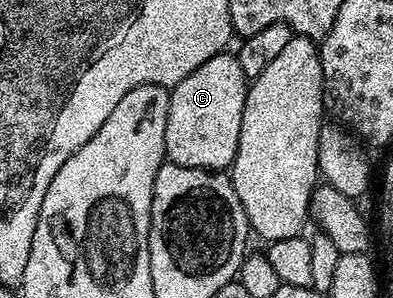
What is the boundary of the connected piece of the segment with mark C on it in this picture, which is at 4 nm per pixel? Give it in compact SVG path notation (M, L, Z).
M221 51L207 57L202 67L190 71L186 79L171 86L164 140L167 160L173 165L195 169L227 170L238 151L238 135L249 84L238 57Z

